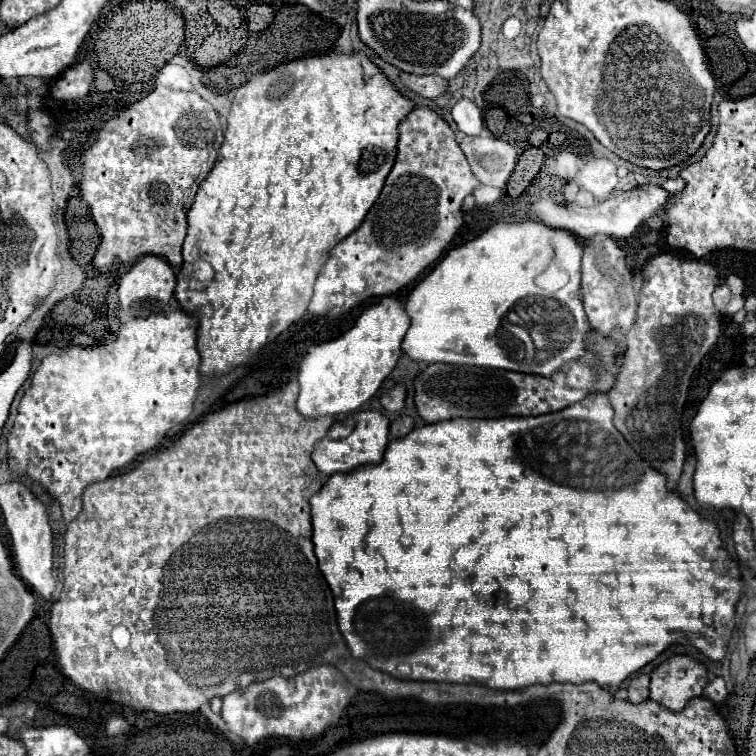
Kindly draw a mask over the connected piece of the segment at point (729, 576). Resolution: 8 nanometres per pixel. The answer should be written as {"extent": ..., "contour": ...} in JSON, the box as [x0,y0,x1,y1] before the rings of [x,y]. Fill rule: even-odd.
{"extent":[310,392,742,690],"contour":[[[594,392],[590,396],[586,396],[582,402],[572,404],[570,408],[564,408],[560,412],[552,412],[552,414],[544,414],[544,416],[528,416],[528,418],[494,418],[494,420],[474,420],[474,418],[454,418],[454,420],[446,420],[446,422],[436,422],[436,424],[426,424],[422,428],[414,428],[408,436],[400,438],[400,440],[390,440],[384,460],[376,466],[366,466],[348,474],[334,474],[330,476],[330,480],[322,486],[320,492],[316,492],[310,498],[310,516],[312,516],[312,542],[314,542],[314,550],[316,550],[316,558],[318,558],[318,566],[326,578],[326,582],[332,588],[334,594],[334,606],[336,606],[336,614],[338,614],[338,622],[340,622],[340,632],[352,652],[352,656],[356,658],[364,658],[372,668],[382,670],[394,678],[400,680],[428,680],[428,682],[456,682],[456,684],[482,684],[488,686],[492,690],[524,690],[536,682],[540,684],[552,684],[552,682],[570,682],[570,684],[584,684],[590,680],[596,680],[600,686],[620,686],[630,674],[638,672],[640,668],[644,668],[648,662],[652,662],[660,652],[666,650],[668,644],[672,642],[684,642],[684,638],[690,636],[690,644],[694,640],[694,636],[704,636],[702,640],[696,638],[696,646],[712,656],[714,660],[720,660],[726,652],[728,640],[732,636],[734,630],[734,616],[736,616],[736,602],[742,596],[742,584],[740,584],[740,572],[738,566],[733,562],[731,556],[724,548],[720,538],[718,538],[718,530],[712,522],[700,518],[682,498],[676,496],[676,492],[668,492],[666,488],[666,478],[652,470],[648,464],[642,462],[642,458],[628,446],[628,442],[622,438],[622,434],[614,428],[612,424],[612,406],[608,402],[608,396],[602,392]],[[358,632],[424,632],[424,636],[411,651],[401,651],[397,653],[398,640],[403,638],[390,638],[390,636],[382,636],[382,640],[378,640],[378,648],[382,648],[384,652],[390,652],[388,656],[366,656],[366,640],[358,634]],[[672,632],[670,638],[666,638],[666,634]]]}

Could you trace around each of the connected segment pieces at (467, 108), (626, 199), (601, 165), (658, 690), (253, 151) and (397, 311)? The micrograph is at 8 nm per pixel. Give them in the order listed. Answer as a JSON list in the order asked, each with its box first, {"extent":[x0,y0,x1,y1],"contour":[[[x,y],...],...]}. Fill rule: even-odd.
[{"extent":[452,98,484,136],"contour":[[[460,98],[454,108],[452,108],[452,118],[458,126],[468,136],[478,136],[484,130],[484,120],[478,104],[470,98]]]},{"extent":[530,186,670,238],"contour":[[[638,186],[618,198],[610,198],[602,204],[590,206],[590,208],[582,208],[578,204],[568,204],[568,206],[558,206],[552,204],[552,200],[540,200],[536,202],[530,210],[534,216],[538,216],[544,224],[552,226],[552,228],[562,228],[562,230],[570,230],[576,232],[584,238],[590,238],[594,234],[606,234],[612,238],[626,238],[630,236],[644,220],[648,220],[650,216],[654,216],[658,210],[662,210],[666,198],[670,194],[666,190],[662,190],[660,186]]]},{"extent":[574,158,620,198],"contour":[[[592,158],[584,164],[584,168],[580,168],[574,182],[580,188],[592,192],[596,198],[606,198],[608,192],[612,192],[620,180],[618,180],[616,166],[612,160]]]},{"extent":[650,654,708,712],"contour":[[[688,654],[670,656],[652,674],[650,698],[672,712],[680,712],[692,696],[702,696],[708,670]]]},{"extent":[174,54,414,378],"contour":[[[328,54],[328,56],[314,56],[314,58],[302,58],[288,64],[282,64],[266,74],[254,76],[250,82],[242,84],[236,92],[236,98],[232,102],[232,110],[228,116],[228,128],[224,132],[224,144],[218,152],[218,160],[206,180],[200,184],[198,194],[194,198],[192,208],[188,210],[188,234],[184,240],[184,262],[192,262],[194,258],[206,260],[214,268],[214,280],[198,290],[188,292],[188,296],[182,296],[182,292],[176,292],[174,298],[180,302],[182,310],[186,314],[192,314],[198,318],[198,352],[202,356],[200,364],[200,376],[202,378],[218,378],[228,372],[232,372],[238,366],[248,364],[252,356],[256,356],[268,342],[272,342],[276,336],[280,336],[294,320],[302,318],[302,314],[308,308],[308,302],[312,298],[312,286],[314,280],[322,268],[322,264],[328,260],[328,252],[332,246],[336,246],[342,238],[346,238],[350,232],[354,232],[374,200],[378,198],[384,180],[394,164],[396,158],[396,142],[398,142],[398,124],[400,120],[414,108],[414,104],[404,98],[390,80],[366,58],[356,54]]]},{"extent":[296,298,410,420],"contour":[[[382,298],[356,320],[356,326],[336,340],[314,346],[300,364],[298,382],[300,394],[296,408],[300,416],[314,420],[322,416],[340,416],[356,412],[368,402],[380,384],[388,378],[400,358],[400,342],[410,326],[410,320],[396,298]]]}]

